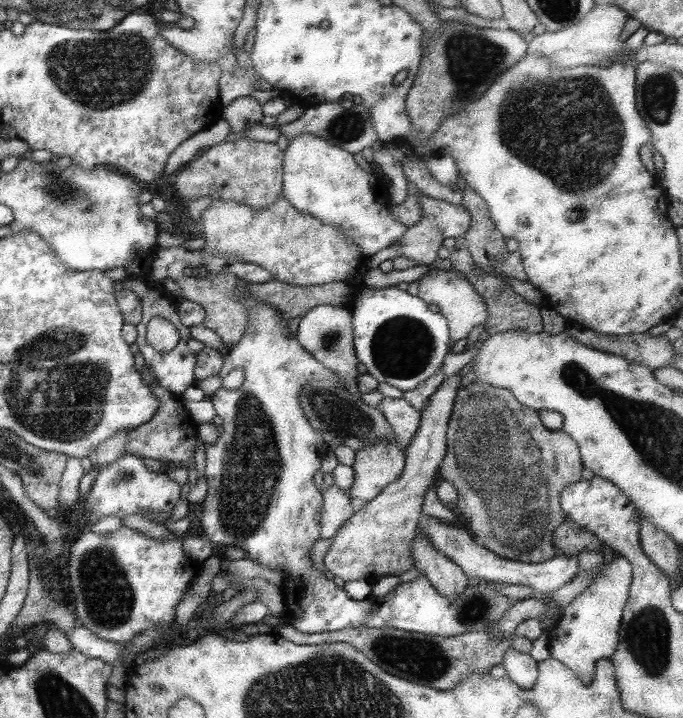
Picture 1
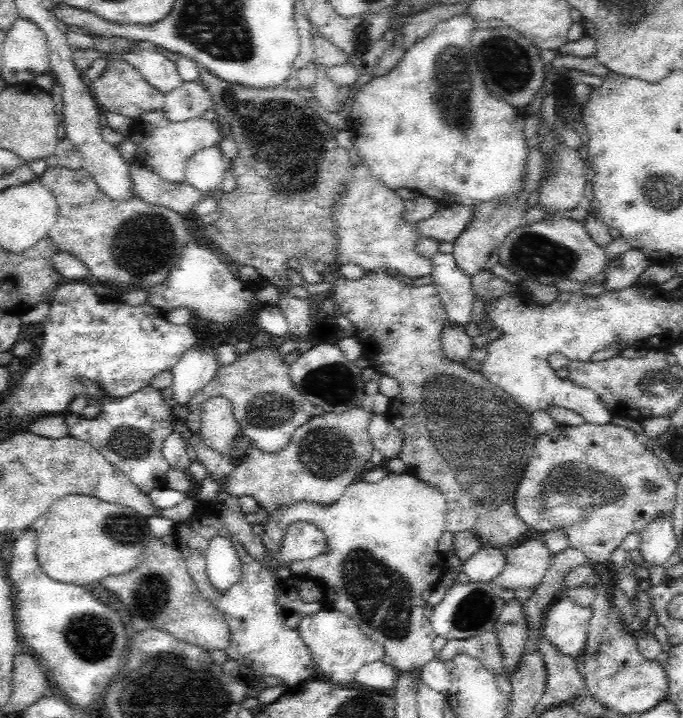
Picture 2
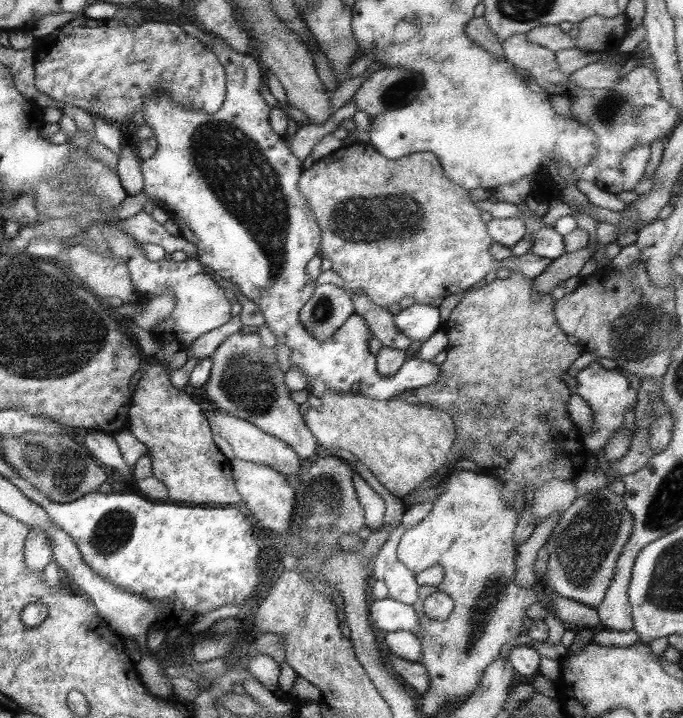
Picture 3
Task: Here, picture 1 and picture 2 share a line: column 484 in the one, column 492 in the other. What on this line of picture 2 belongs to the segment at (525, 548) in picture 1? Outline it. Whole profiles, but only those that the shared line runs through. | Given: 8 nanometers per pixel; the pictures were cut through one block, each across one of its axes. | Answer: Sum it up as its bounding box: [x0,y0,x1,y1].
[330,271,540,550]

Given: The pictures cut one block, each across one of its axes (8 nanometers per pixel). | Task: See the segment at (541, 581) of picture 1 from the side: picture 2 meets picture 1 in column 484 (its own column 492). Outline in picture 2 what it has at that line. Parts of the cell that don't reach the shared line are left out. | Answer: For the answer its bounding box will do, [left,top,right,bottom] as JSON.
[460,547,506,583]

